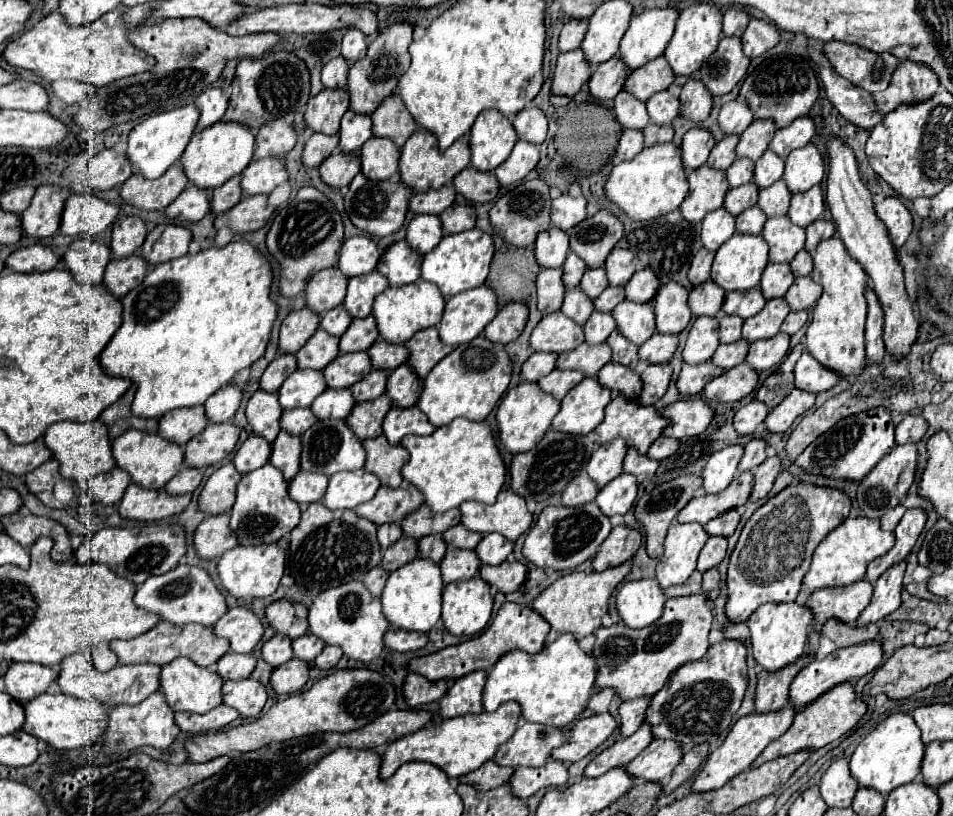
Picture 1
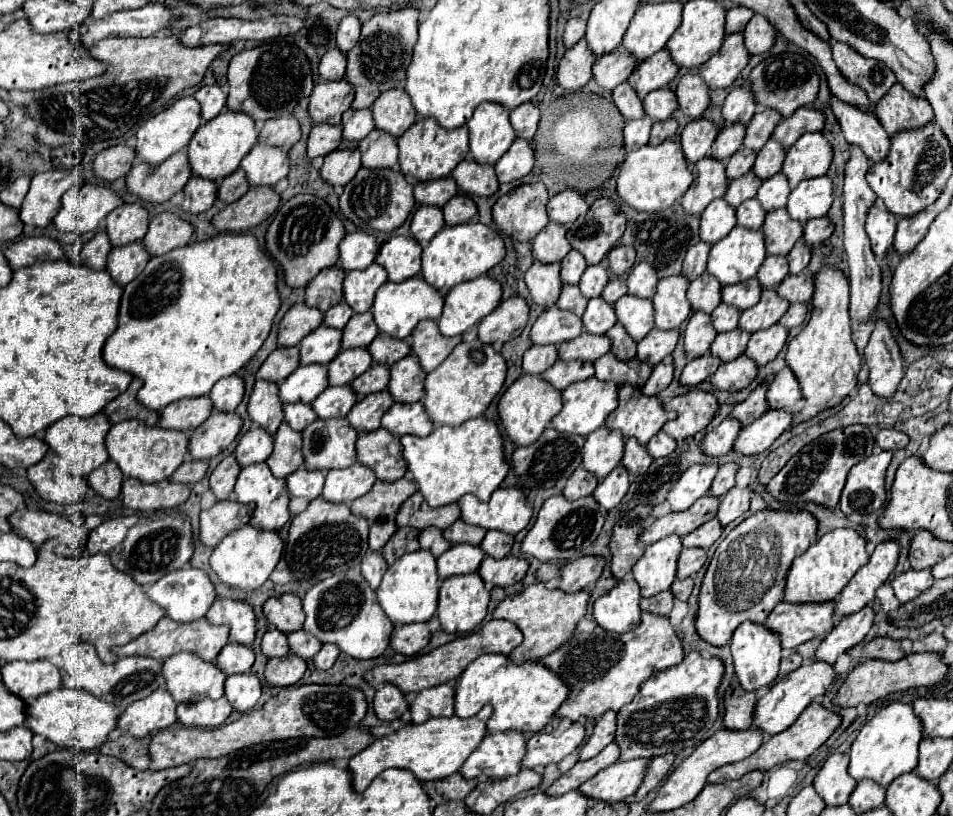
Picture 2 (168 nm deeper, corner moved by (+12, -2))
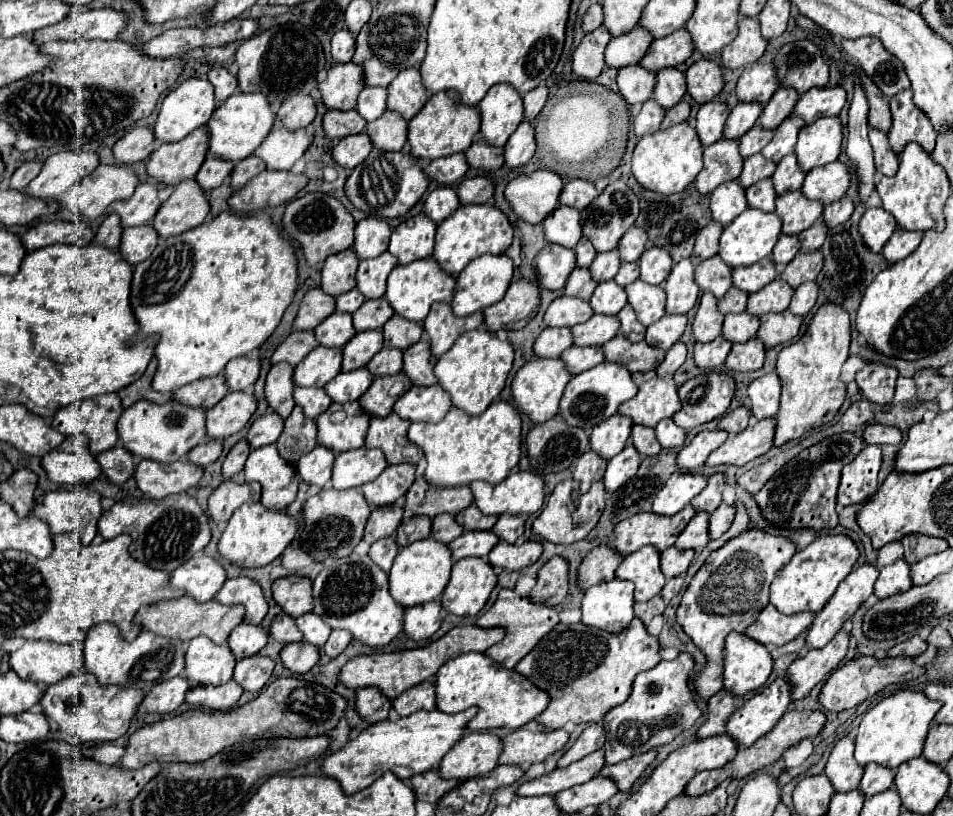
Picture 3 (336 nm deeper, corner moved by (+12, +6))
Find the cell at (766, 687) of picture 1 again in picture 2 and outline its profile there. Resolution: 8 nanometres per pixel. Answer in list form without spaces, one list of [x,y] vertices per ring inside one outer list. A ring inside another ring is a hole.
[[[737,679],[725,691],[725,721],[727,729],[749,729],[757,705],[755,691],[745,691]]]

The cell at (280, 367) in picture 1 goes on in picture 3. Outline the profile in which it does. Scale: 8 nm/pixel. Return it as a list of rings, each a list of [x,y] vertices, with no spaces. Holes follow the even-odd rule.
[[[293,331],[279,347],[277,351],[273,353],[271,361],[277,363],[277,361],[285,361],[285,363],[291,363],[293,367],[309,353],[313,351],[315,347],[319,345],[319,341],[315,339],[315,333],[313,331]]]

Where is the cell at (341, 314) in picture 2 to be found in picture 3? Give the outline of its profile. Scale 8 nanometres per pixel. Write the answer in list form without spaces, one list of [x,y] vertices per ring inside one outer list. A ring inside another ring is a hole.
[[[353,289],[353,291],[343,293],[343,295],[337,297],[337,311],[353,313],[353,311],[357,311],[363,303],[365,303],[365,297],[363,297],[357,289]]]

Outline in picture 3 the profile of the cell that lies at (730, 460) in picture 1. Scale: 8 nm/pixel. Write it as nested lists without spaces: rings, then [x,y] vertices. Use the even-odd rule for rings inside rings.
[[[673,473],[663,489],[655,495],[651,513],[655,515],[675,515],[679,513],[689,501],[701,493],[705,487],[707,479],[701,475],[691,475],[691,473]]]

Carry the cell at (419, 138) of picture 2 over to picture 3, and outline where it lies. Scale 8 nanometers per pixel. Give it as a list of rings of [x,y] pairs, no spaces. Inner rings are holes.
[[[439,91],[409,121],[409,139],[407,141],[411,145],[411,155],[415,155],[419,159],[437,159],[437,157],[461,153],[473,143],[473,137],[479,133],[479,127],[481,127],[481,115],[479,115],[477,107],[463,105],[463,103],[451,99],[445,91]]]

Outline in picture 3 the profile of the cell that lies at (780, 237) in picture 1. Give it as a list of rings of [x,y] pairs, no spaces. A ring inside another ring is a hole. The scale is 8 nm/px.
[[[787,191],[777,197],[775,213],[783,219],[783,233],[799,235],[823,215],[823,203],[807,199],[801,191]]]

